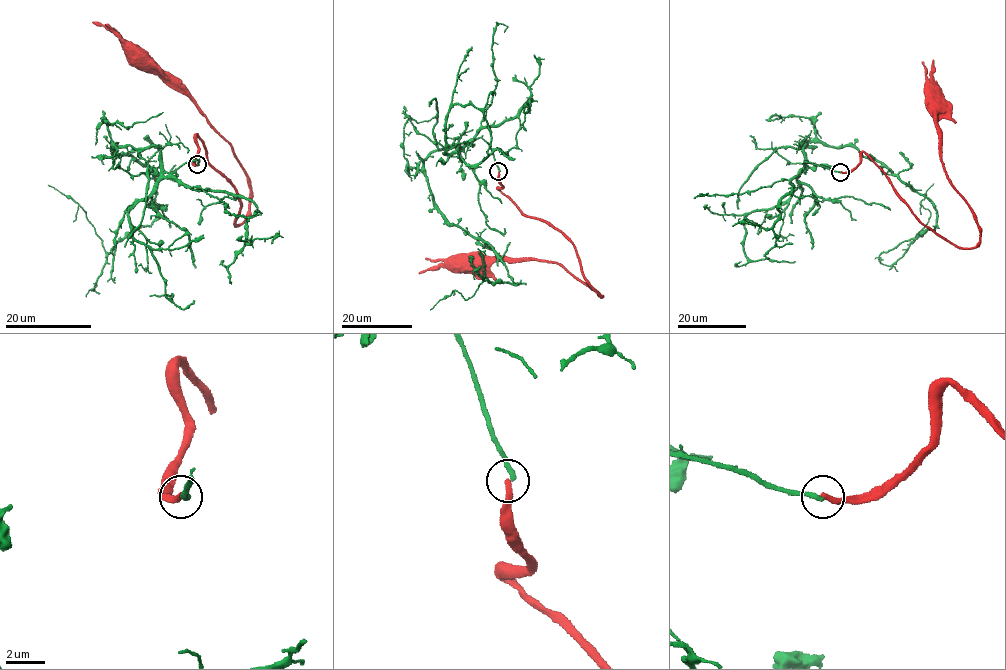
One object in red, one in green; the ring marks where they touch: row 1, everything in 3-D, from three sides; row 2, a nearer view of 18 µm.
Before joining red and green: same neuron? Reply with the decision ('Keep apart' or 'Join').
Keep apart

